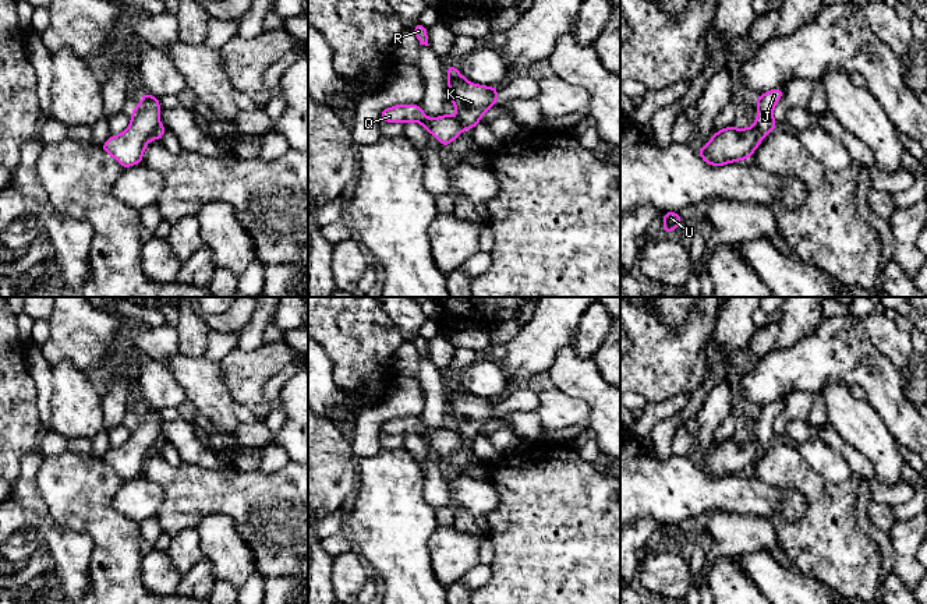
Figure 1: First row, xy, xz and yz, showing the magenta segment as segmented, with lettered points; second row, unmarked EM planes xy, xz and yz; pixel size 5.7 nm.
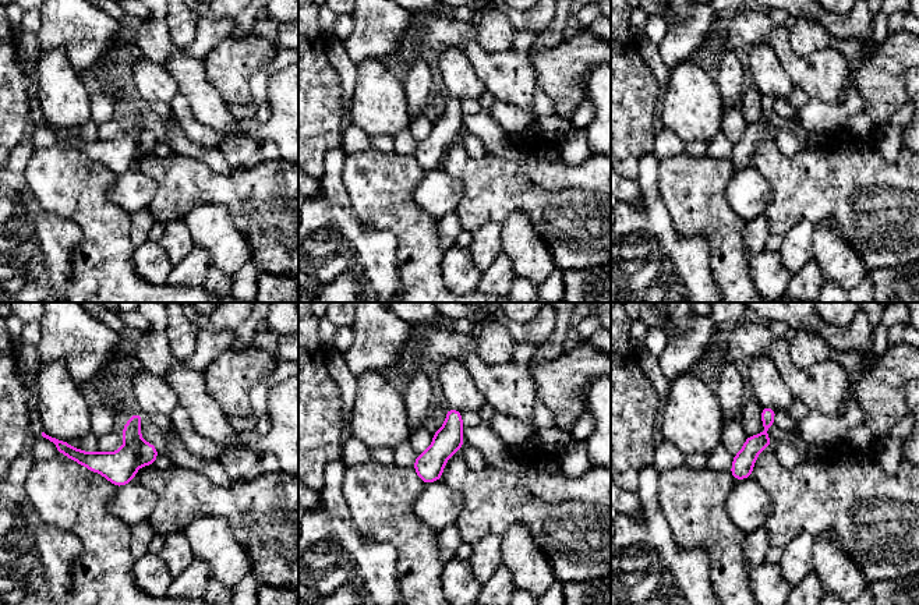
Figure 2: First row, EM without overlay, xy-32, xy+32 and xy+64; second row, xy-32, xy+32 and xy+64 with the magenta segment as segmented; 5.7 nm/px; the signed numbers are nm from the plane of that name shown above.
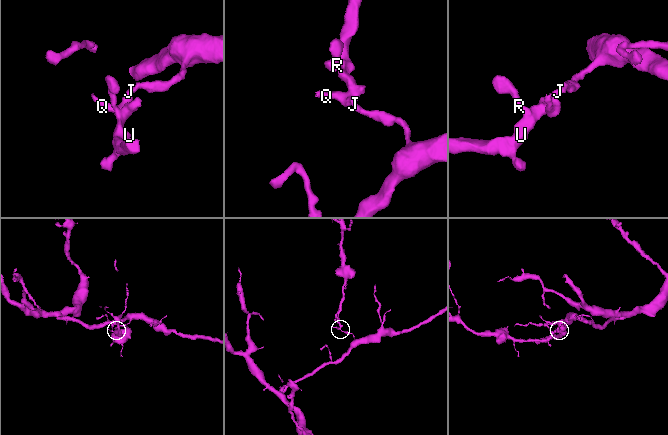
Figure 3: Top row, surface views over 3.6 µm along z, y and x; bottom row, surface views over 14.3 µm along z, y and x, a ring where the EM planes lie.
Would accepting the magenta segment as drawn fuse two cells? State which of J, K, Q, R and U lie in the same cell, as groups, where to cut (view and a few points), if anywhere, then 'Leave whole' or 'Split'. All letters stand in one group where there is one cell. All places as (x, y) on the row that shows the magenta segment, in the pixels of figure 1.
Groups: J Q / K R U. Split along xy (159, 124), (151, 138). Split

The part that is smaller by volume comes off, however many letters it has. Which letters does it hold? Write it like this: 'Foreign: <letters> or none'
Foreign: K, R, U

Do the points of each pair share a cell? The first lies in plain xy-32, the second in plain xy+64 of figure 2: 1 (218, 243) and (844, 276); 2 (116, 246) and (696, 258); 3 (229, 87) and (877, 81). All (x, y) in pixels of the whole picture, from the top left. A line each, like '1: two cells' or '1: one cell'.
1: one cell
2: two cells
3: one cell

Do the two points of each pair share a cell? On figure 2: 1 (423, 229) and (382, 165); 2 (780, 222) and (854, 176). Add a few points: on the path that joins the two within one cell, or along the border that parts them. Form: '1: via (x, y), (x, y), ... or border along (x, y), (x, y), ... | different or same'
1: via (407, 213), (382, 188), (382, 180) | same
2: via (798, 204), (819, 183), (836, 180) | same

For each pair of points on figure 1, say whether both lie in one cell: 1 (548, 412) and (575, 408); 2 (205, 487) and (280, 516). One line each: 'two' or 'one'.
1: one
2: one

